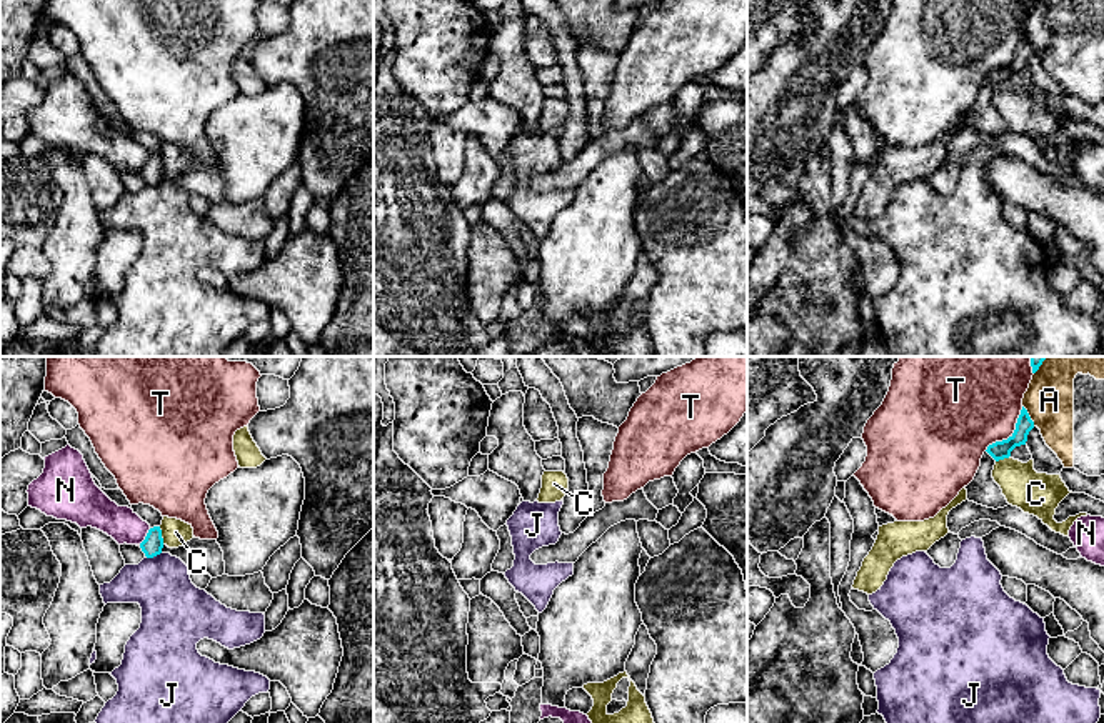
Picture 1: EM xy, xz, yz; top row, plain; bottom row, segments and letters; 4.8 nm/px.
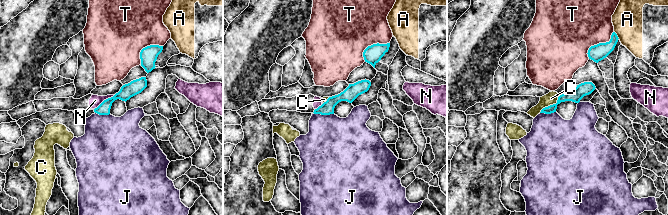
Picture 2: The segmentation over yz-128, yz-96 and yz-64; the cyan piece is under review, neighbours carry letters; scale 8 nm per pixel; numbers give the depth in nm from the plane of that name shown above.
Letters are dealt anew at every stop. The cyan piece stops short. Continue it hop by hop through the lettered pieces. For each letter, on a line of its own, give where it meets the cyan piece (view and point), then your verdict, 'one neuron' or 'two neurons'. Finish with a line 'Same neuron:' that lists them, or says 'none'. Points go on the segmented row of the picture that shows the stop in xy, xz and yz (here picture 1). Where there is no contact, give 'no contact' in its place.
A: meets cyan in yz at (1028, 415); two neurons
C: meets cyan in xy at (160, 535); two neurons
J: meets cyan in xy at (152, 557); two neurons
N: meets cyan in xy at (145, 537); two neurons
T: meets cyan in yz at (1013, 433); two neurons
Same neuron: none

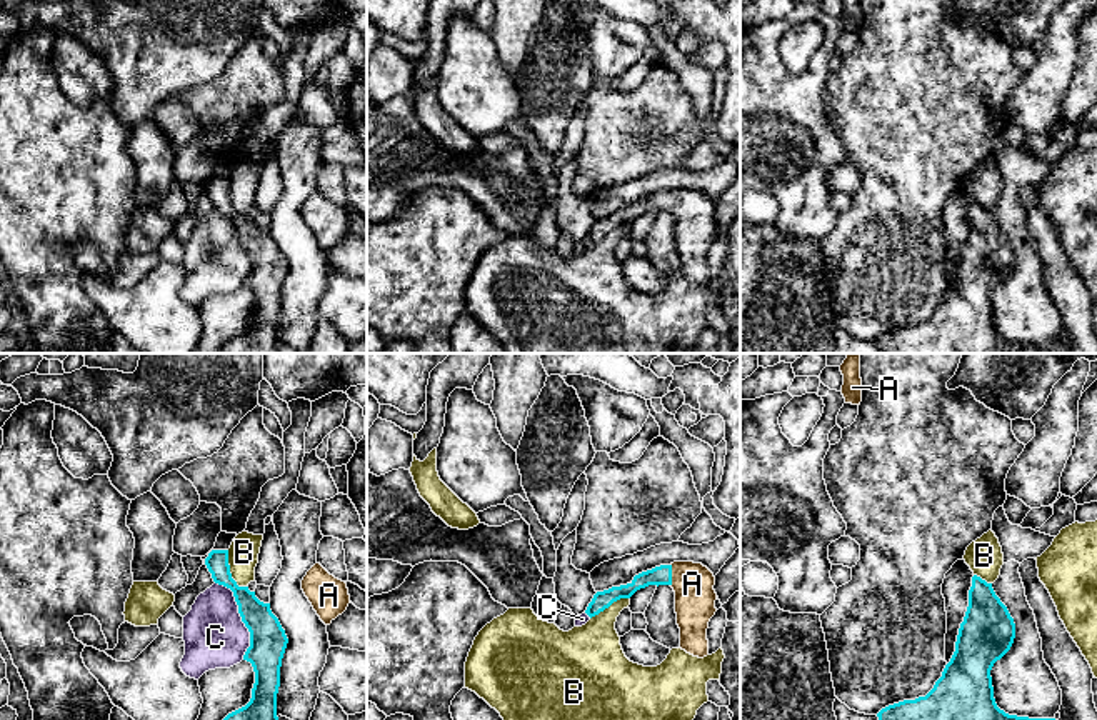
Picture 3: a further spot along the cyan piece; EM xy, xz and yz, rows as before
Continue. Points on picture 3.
A: meets cyan in xz at (671, 575); one neuron
B: meets cyan in xy at (229, 572); two neurons
C: meets cyan in xy at (240, 615); two neurons
Same neuron: A

